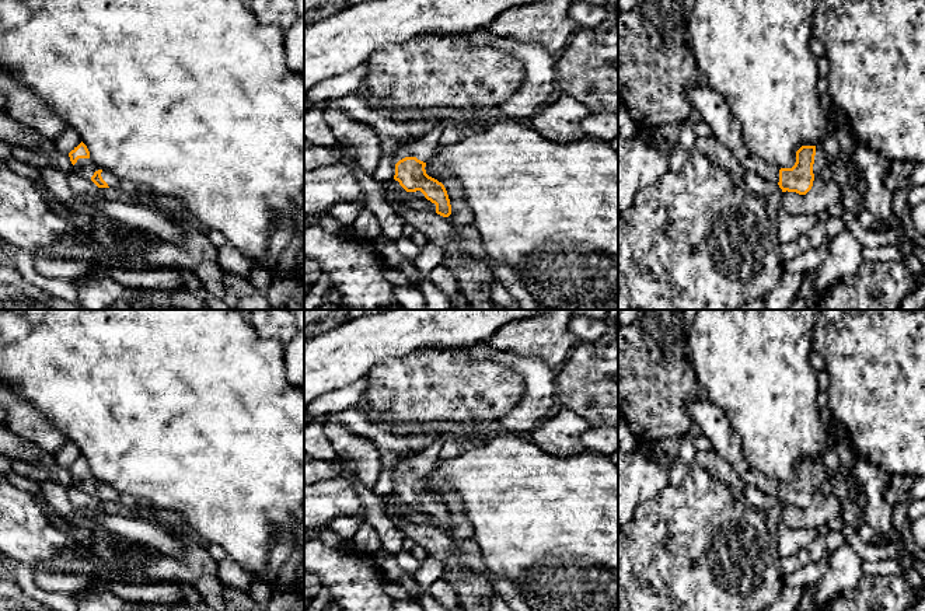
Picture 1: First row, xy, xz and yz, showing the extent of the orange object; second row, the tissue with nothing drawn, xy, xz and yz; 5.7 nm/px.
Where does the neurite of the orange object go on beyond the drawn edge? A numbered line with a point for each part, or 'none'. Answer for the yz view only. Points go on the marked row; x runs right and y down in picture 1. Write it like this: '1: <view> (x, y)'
1: yz (711, 105)
2: yz (820, 160)

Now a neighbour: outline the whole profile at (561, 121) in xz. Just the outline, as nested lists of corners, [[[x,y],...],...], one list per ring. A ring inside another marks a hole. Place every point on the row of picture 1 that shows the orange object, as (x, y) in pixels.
[[[562,94],[555,102],[540,107],[528,125],[552,142],[579,142],[586,137],[582,122],[591,109],[570,95]]]

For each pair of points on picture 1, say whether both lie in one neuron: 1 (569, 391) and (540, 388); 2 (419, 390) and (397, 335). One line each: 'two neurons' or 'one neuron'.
1: two neurons
2: two neurons

